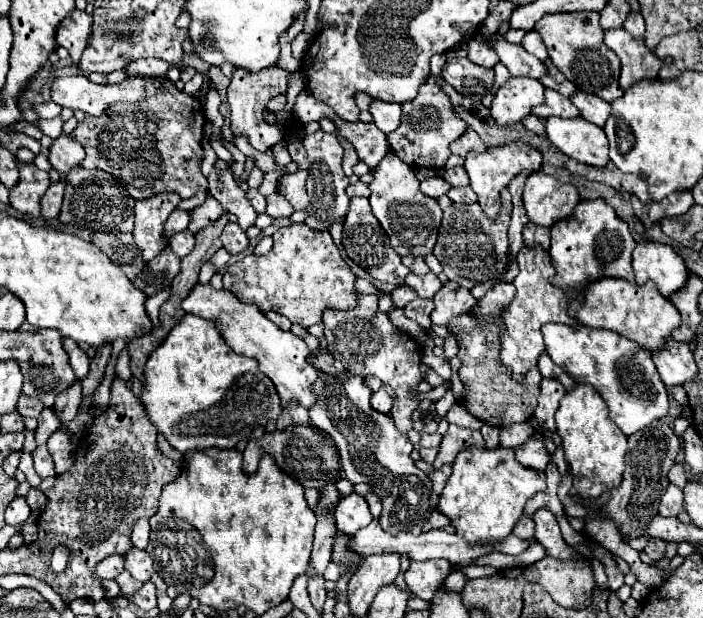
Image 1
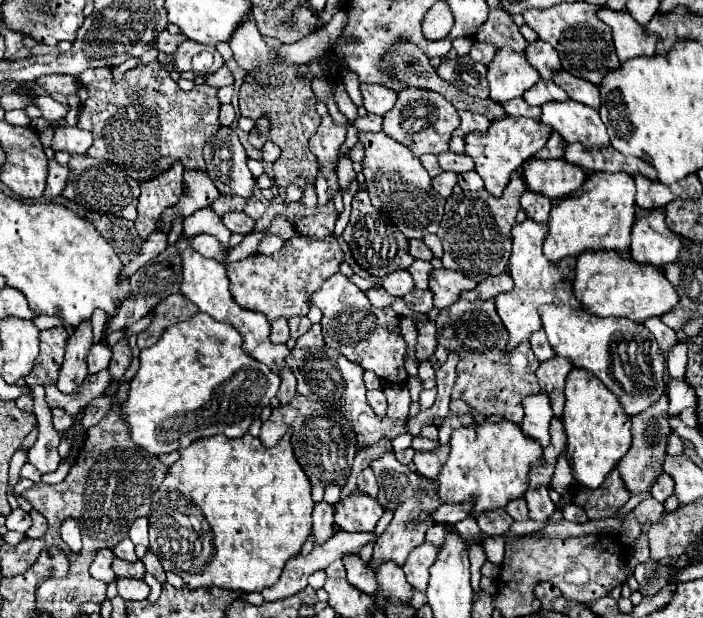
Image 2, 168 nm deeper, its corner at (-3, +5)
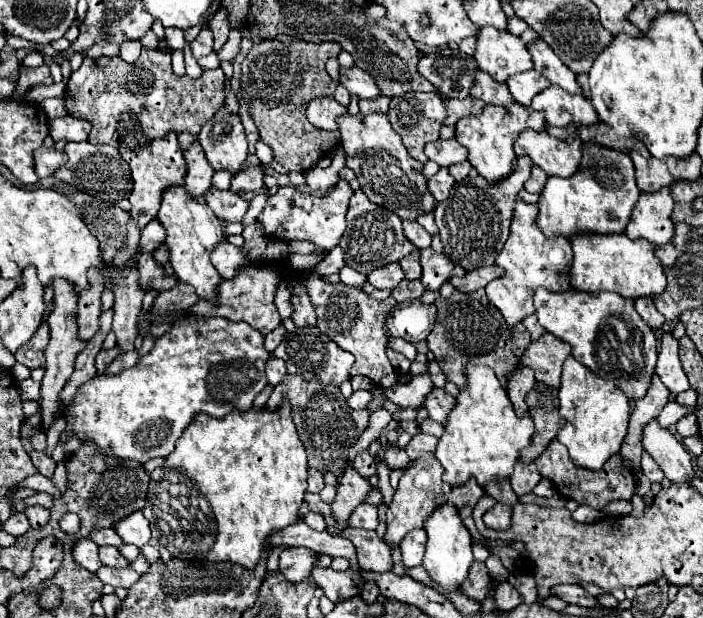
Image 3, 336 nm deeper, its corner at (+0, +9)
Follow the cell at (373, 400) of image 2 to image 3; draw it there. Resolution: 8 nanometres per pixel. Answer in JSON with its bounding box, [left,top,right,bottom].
[349,390,371,408]

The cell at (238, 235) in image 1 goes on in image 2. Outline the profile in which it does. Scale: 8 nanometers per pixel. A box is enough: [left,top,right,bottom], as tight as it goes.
[222,212,256,236]

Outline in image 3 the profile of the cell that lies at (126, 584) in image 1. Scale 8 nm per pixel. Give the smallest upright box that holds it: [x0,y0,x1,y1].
[99,546,129,568]

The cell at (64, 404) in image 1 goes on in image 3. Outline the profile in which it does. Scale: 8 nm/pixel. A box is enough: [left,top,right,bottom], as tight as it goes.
[77,270,107,340]

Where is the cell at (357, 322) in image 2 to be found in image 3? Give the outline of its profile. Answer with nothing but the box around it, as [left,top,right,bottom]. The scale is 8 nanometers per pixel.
[305,276,397,388]

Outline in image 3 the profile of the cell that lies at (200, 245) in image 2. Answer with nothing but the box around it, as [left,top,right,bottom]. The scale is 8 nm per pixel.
[211,240,247,280]

